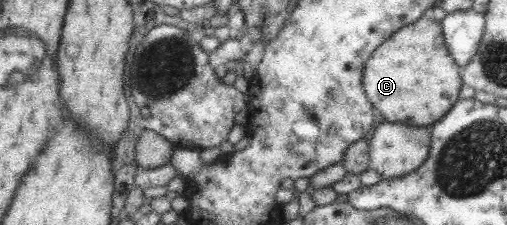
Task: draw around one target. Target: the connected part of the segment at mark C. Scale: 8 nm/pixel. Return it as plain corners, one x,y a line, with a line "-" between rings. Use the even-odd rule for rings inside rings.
421,16
412,23
413,24
407,24
406,26
399,28
399,30
393,33
387,40
384,40
371,53
371,56
369,56
364,62
364,69
362,70
362,85
366,99
372,104
373,108
379,110
381,116
386,121
428,128
436,120
439,120
449,108
451,108
451,105
457,100
457,94
459,94
459,89
463,82
460,80
460,66
457,66
455,61
449,56
446,44
444,43
444,38
441,34
440,21

